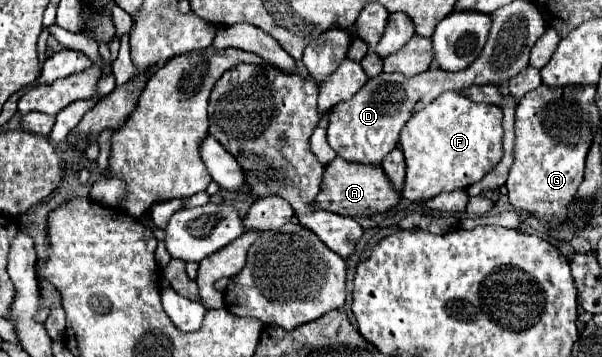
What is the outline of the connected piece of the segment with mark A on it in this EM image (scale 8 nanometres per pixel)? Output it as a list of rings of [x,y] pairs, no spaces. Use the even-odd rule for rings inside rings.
[[[337,156],[331,164],[325,166],[323,172],[323,182],[321,182],[321,192],[315,198],[313,208],[329,210],[339,216],[373,216],[373,214],[383,214],[397,206],[401,200],[401,194],[395,192],[393,184],[387,180],[387,174],[381,170],[381,166],[357,164],[357,162],[347,162],[341,156]]]

